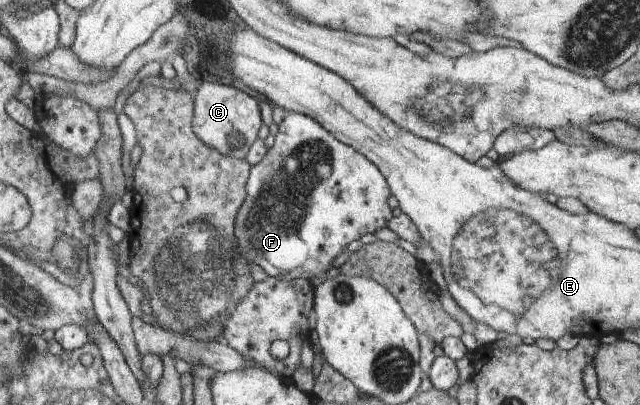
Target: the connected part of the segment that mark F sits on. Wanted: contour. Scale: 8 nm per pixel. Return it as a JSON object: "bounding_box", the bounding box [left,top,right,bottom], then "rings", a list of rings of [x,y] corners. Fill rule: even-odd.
{"bounding_box":[235,111,395,279],"rings":[[[287,111],[282,122],[279,124],[274,144],[269,148],[266,158],[251,167],[251,173],[247,182],[247,197],[238,213],[235,233],[237,234],[239,246],[241,246],[241,250],[244,252],[247,260],[259,265],[269,276],[284,276],[291,279],[320,278],[322,274],[326,274],[332,268],[334,260],[342,252],[346,251],[346,248],[354,240],[362,238],[366,234],[373,234],[373,232],[380,230],[380,228],[388,228],[395,218],[394,214],[392,214],[392,208],[390,208],[390,202],[388,202],[392,195],[393,192],[385,174],[382,174],[378,166],[365,154],[362,154],[362,151],[356,150],[353,146],[334,138],[334,135],[330,134],[330,131],[326,130],[317,120],[299,112]]]}

